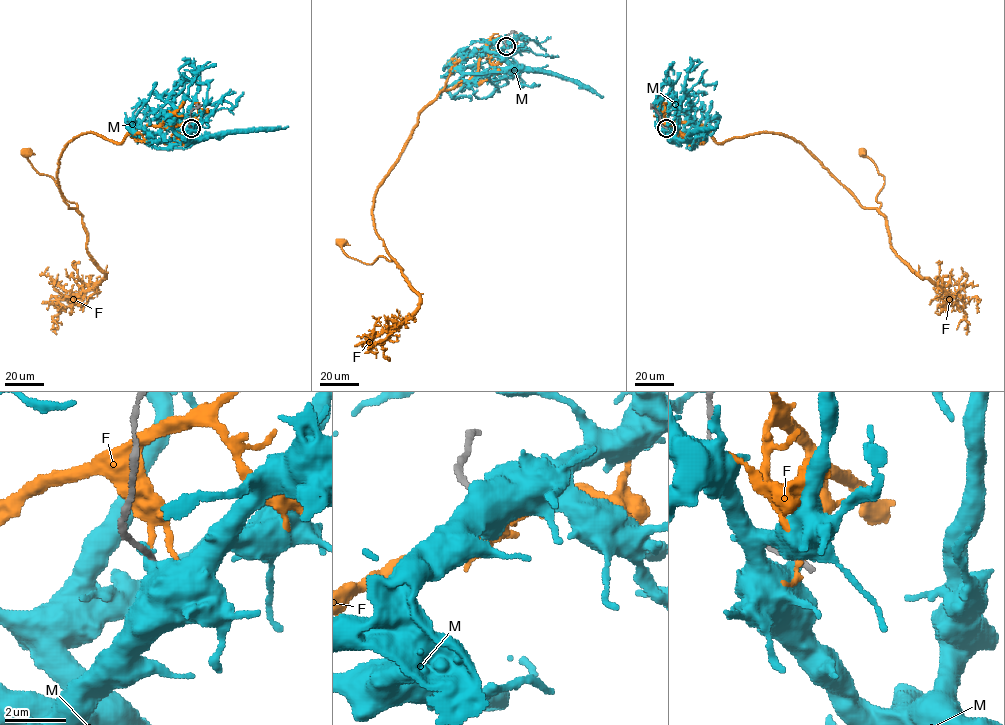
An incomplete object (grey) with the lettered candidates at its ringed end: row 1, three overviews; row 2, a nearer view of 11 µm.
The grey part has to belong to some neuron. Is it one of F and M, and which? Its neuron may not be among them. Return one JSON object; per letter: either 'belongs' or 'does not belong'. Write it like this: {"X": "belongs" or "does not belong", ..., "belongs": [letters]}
{"F": "does not belong", "M": "does not belong", "belongs": []}

